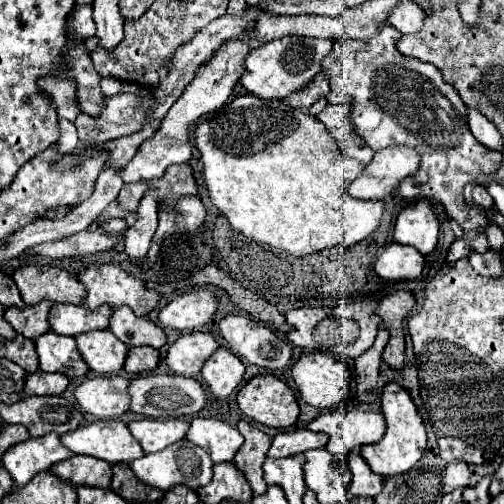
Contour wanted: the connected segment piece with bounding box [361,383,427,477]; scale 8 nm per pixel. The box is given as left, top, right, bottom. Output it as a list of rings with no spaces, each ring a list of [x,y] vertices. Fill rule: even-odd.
[[[387,383],[383,387],[381,393],[381,409],[387,421],[387,433],[383,435],[383,439],[379,443],[371,443],[371,445],[363,445],[361,447],[361,455],[365,457],[365,461],[369,461],[369,467],[383,475],[383,477],[391,477],[391,475],[401,475],[405,471],[409,471],[425,453],[425,443],[427,443],[427,433],[425,433],[425,425],[423,419],[409,395],[409,391],[405,387],[401,387],[399,383]]]

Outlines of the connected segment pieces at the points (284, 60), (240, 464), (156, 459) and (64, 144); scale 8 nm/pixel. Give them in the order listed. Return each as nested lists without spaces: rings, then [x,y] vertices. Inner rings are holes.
[[[283,37],[275,41],[267,41],[261,47],[249,51],[245,57],[245,71],[241,75],[241,85],[247,93],[271,101],[285,99],[291,93],[303,89],[319,71],[321,59],[331,53],[333,41],[329,39],[311,39],[311,37]]]
[[[239,421],[237,429],[245,437],[245,443],[237,451],[233,463],[249,481],[253,495],[263,495],[267,491],[267,485],[263,481],[263,469],[261,467],[263,467],[263,461],[267,459],[271,439],[263,431],[249,425],[247,421]]]
[[[181,439],[181,441],[165,447],[163,451],[153,453],[153,455],[143,455],[141,459],[135,459],[131,463],[131,469],[141,481],[145,481],[147,485],[153,485],[157,489],[163,489],[163,491],[167,491],[175,485],[185,485],[189,489],[199,489],[199,487],[205,487],[213,477],[213,461],[207,455],[207,451],[193,445],[187,439]]]
[[[59,119],[59,139],[57,139],[57,149],[61,149],[61,153],[71,153],[73,149],[77,149],[79,139],[77,139],[77,129],[73,122],[67,119]]]

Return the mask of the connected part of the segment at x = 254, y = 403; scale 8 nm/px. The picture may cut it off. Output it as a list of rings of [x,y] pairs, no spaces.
[[[273,375],[253,377],[237,395],[239,409],[253,421],[285,429],[299,417],[299,405],[293,391]]]

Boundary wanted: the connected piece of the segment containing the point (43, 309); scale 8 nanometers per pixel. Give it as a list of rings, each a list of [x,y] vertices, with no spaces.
[[[41,301],[39,305],[25,307],[25,309],[5,309],[5,319],[19,335],[35,341],[37,337],[41,337],[41,333],[49,331],[47,315],[51,307],[53,303]]]

